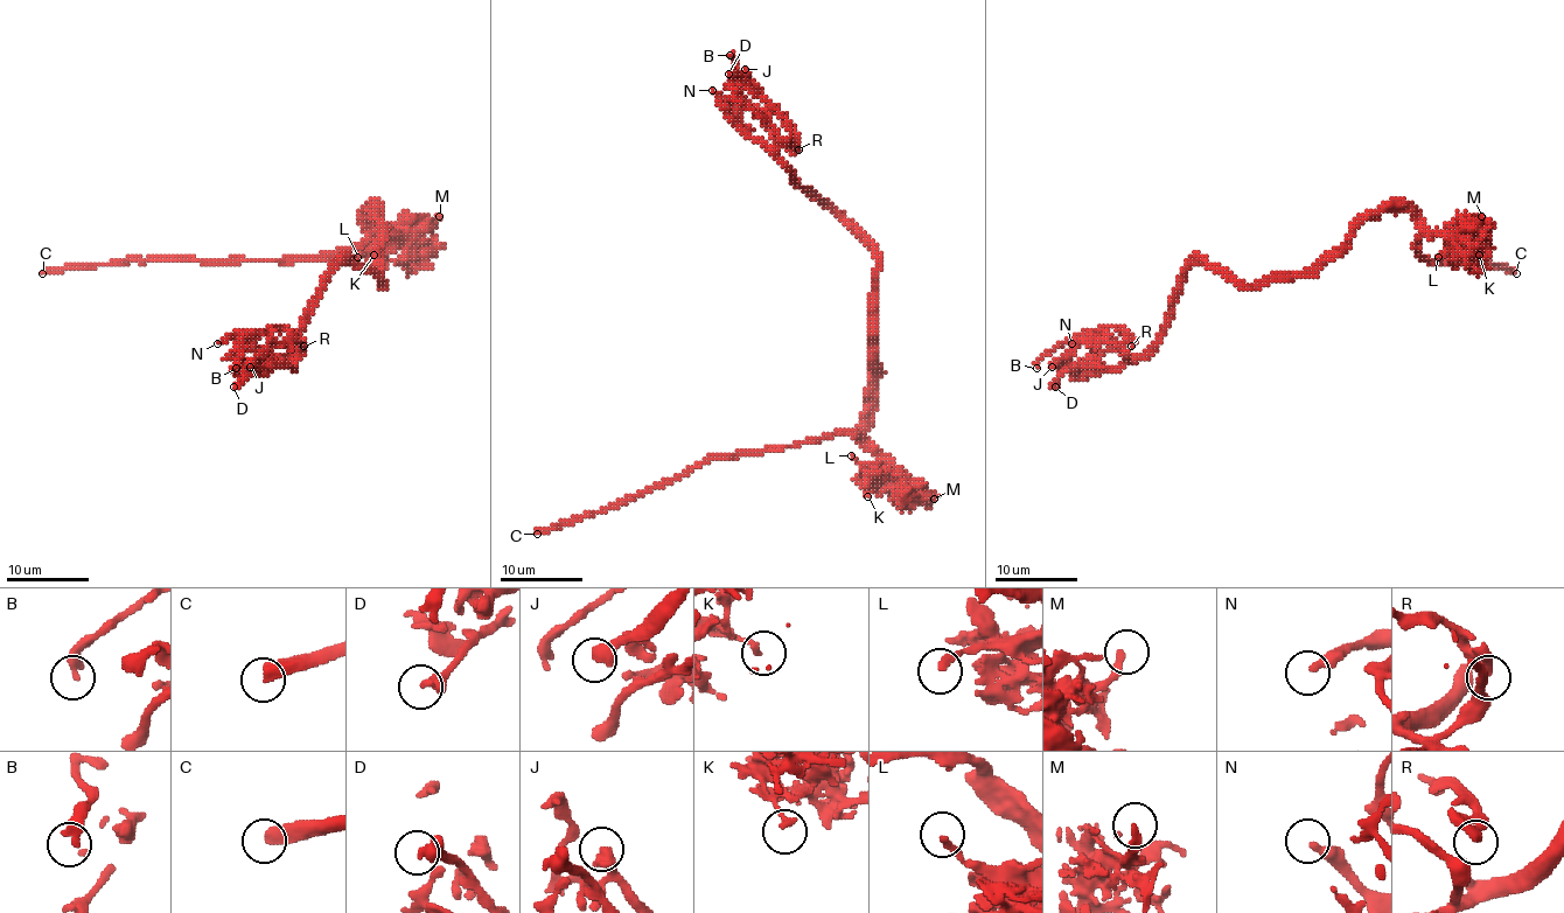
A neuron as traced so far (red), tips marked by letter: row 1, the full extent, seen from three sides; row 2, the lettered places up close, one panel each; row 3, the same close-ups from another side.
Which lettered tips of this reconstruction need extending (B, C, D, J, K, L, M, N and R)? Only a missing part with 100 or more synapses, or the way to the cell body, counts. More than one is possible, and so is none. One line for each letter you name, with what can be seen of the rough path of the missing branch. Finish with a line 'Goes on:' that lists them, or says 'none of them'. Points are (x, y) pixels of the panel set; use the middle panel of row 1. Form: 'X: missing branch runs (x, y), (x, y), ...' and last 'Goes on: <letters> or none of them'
Goes on: C

